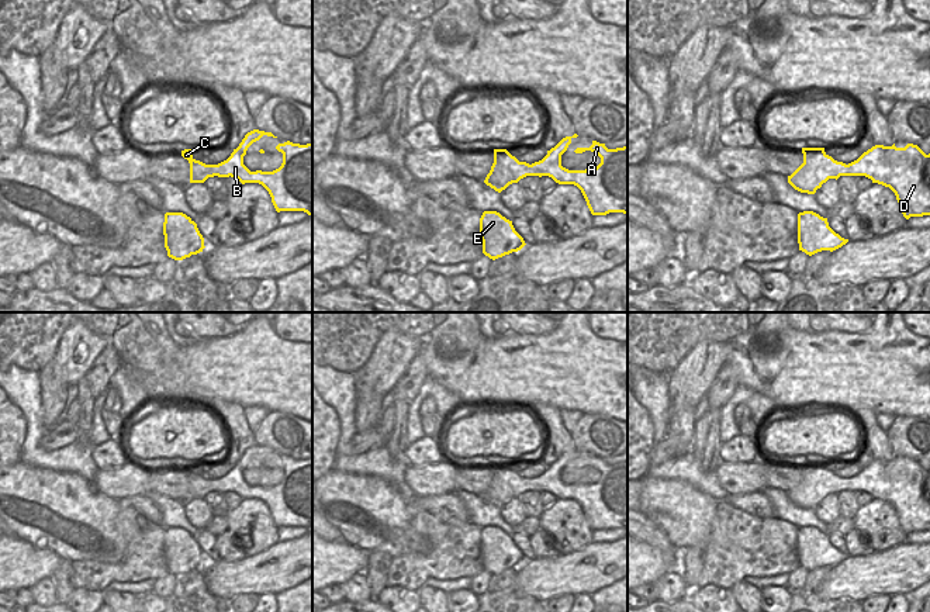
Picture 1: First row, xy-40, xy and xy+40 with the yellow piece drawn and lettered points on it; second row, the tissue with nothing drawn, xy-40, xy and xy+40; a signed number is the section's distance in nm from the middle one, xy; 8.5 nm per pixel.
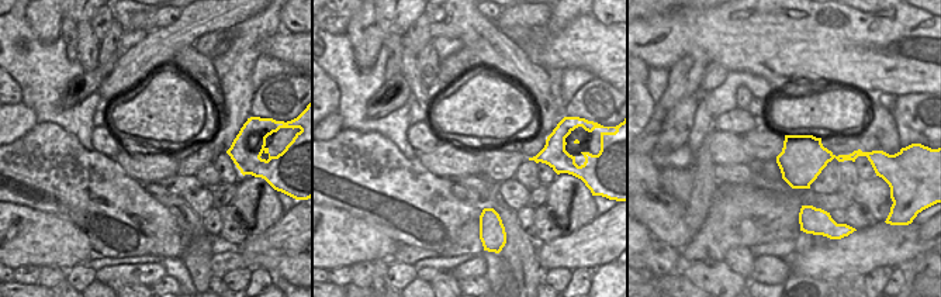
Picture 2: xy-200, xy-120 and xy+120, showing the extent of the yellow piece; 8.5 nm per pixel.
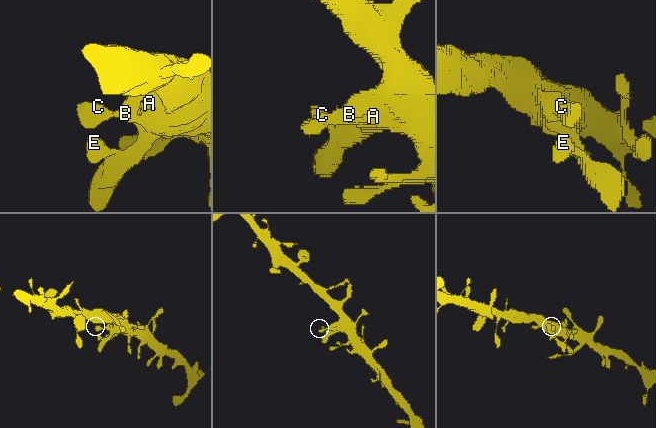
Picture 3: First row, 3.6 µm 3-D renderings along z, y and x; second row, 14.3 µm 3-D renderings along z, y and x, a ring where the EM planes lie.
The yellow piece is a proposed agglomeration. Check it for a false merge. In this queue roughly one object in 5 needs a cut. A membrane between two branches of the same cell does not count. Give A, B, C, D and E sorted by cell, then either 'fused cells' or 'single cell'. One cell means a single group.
groups A B C D E; single cell

